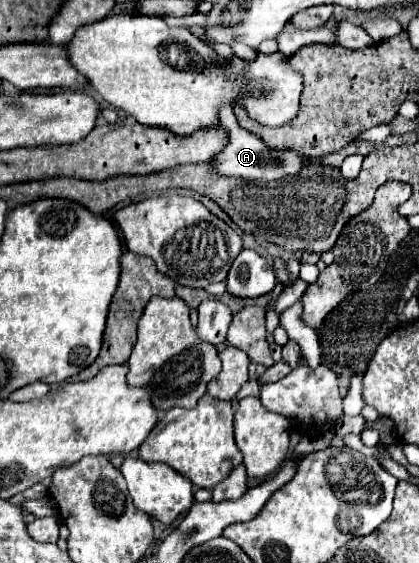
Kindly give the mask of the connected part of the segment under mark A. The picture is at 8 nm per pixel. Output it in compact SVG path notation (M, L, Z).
M230 117L230 121L226 121L224 127L230 129L230 141L220 153L216 153L210 159L212 171L216 171L222 177L236 177L244 181L276 181L288 175L298 175L310 161L316 161L314 157L306 157L296 149L270 149L260 137L242 129L236 117Z

